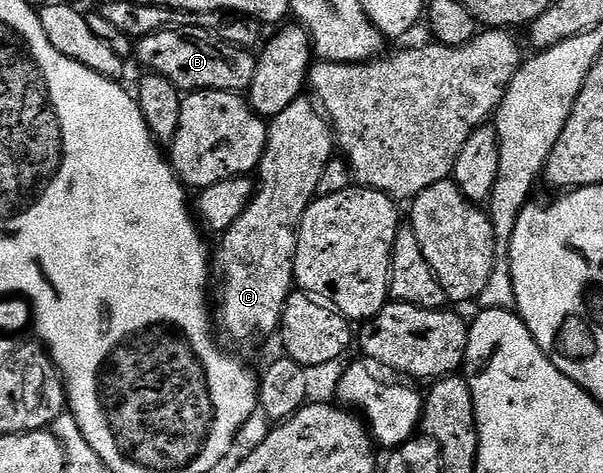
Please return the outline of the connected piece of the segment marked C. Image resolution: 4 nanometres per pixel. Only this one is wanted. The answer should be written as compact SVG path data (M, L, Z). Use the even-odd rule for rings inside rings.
M301 96L294 100L294 104L290 104L290 108L286 108L286 112L282 112L277 118L268 122L268 139L266 140L266 148L264 155L258 167L258 175L260 174L260 182L255 183L252 203L248 205L242 212L242 216L238 216L238 220L234 220L234 224L229 230L223 231L220 242L220 251L215 251L214 266L220 269L220 307L214 310L214 326L217 331L220 330L232 342L252 342L255 338L260 338L263 334L275 335L280 329L280 317L284 315L284 305L288 299L288 295L293 293L294 279L294 256L296 255L296 237L300 231L300 221L306 212L308 205L317 197L316 189L318 188L318 180L322 180L322 172L326 168L328 161L334 157L334 151L337 149L334 131L325 115L318 109L317 103L311 97Z

